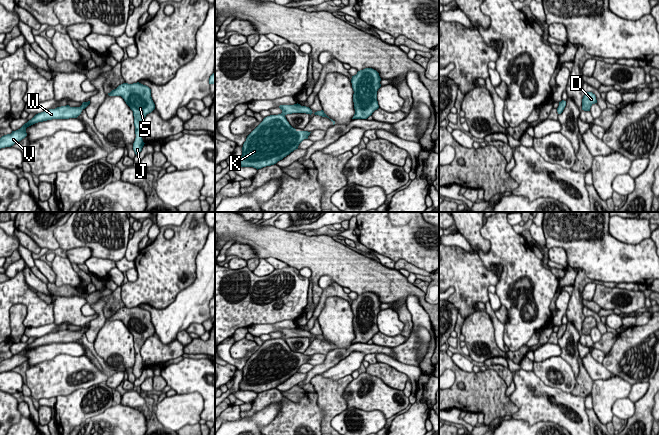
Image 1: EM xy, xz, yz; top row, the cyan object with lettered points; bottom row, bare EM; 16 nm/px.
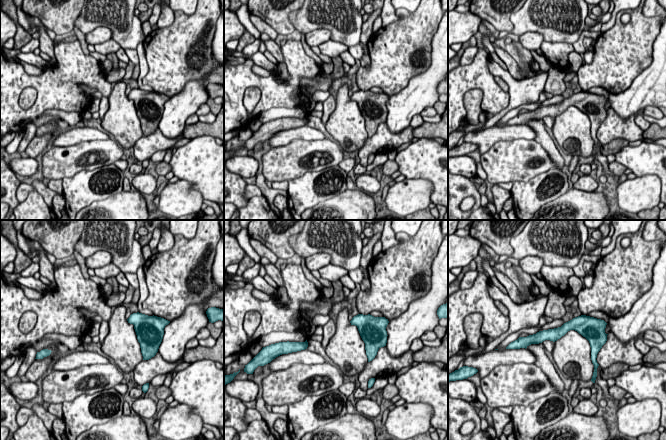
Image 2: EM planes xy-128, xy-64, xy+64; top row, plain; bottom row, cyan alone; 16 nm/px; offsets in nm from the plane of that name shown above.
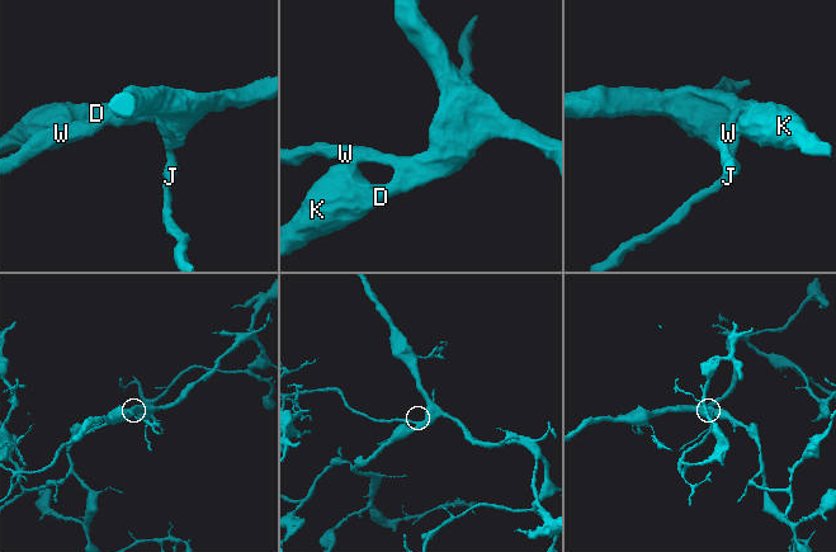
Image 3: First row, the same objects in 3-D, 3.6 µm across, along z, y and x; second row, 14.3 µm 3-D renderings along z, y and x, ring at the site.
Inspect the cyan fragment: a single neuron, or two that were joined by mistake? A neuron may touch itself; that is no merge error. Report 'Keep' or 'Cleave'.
Keep

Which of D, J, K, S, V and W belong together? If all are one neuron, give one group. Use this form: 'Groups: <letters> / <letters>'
Groups: D J K S V W

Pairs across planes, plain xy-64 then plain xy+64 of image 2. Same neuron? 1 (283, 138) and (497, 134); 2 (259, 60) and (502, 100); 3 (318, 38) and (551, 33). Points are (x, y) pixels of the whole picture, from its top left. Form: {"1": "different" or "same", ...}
{"1": "same", "2": "different", "3": "different"}

